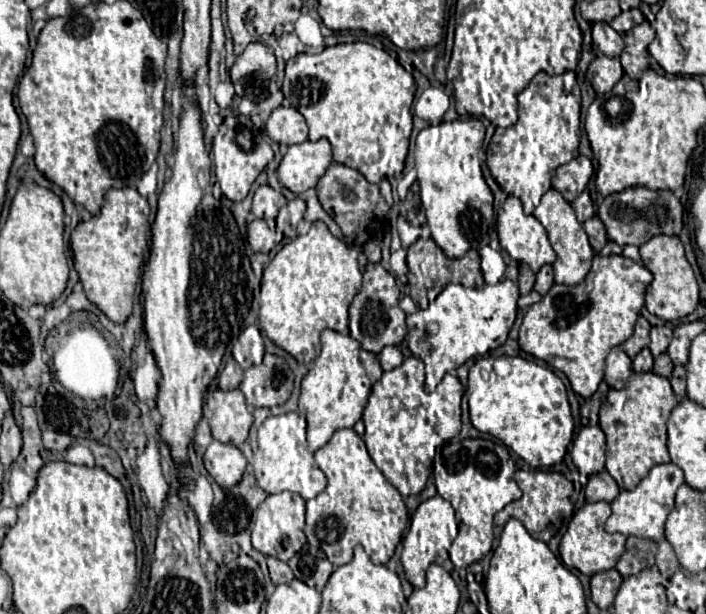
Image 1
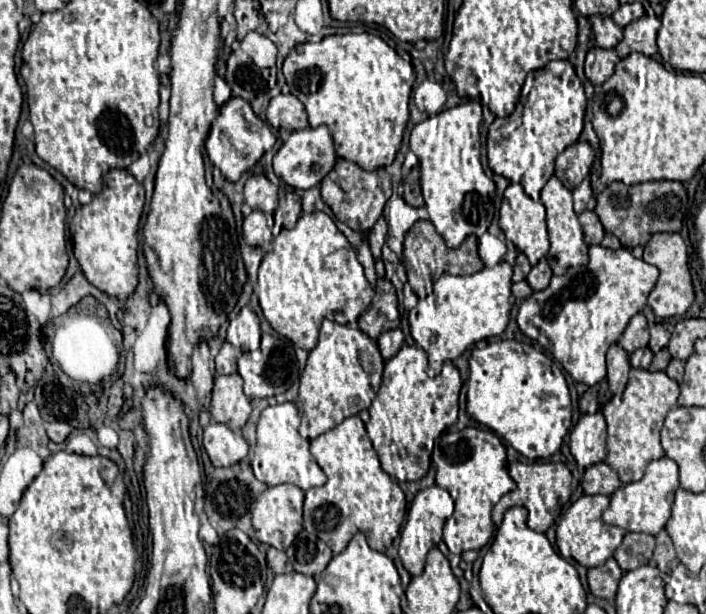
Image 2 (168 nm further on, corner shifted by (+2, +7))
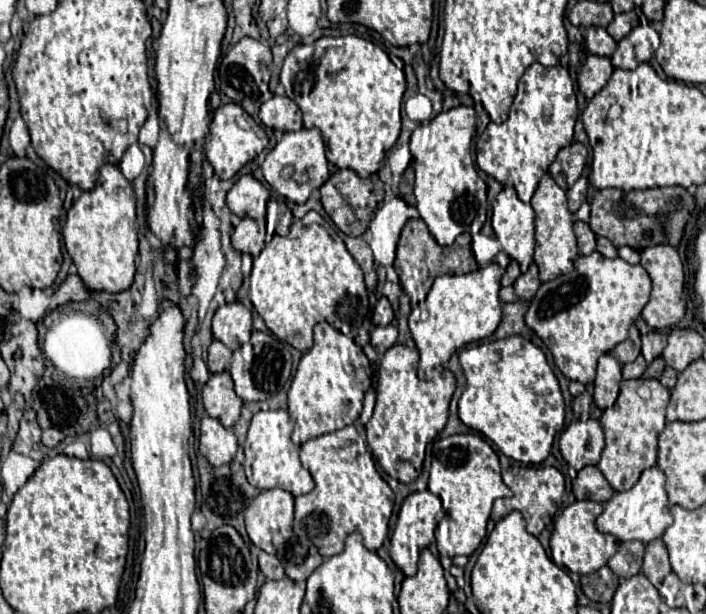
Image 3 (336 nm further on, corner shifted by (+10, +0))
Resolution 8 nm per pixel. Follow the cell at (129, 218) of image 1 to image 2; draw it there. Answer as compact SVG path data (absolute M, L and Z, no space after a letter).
M111 169L105 175L103 191L93 195L89 205L79 207L69 225L73 235L73 253L85 279L109 297L127 299L137 287L137 233L143 205L143 185L127 169Z

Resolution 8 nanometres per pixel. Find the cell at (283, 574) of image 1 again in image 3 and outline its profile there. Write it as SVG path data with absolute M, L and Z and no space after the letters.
M259 552L259 570L263 572L263 576L267 580L279 580L285 576L281 562L277 560L277 556L271 556L267 552Z

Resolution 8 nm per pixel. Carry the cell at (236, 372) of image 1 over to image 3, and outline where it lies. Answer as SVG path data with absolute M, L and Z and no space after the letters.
M213 340L209 346L209 354L207 354L209 372L215 374L215 372L227 370L229 362L231 362L231 350L225 344L221 344L219 340Z

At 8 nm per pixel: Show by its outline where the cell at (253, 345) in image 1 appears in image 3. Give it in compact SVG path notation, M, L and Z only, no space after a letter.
M231 302L217 308L213 316L213 336L227 348L235 350L249 342L251 330L251 312L241 302Z

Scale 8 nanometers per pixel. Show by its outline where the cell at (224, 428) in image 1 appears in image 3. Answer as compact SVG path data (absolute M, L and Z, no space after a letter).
M229 372L211 374L207 384L203 386L201 396L203 406L211 418L217 418L225 428L231 428L237 422L243 400L237 398Z

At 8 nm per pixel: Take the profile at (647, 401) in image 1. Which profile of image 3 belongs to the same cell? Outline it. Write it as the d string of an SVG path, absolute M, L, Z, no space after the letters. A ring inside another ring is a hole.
M623 380L619 398L611 408L601 414L601 426L605 430L605 450L597 464L607 482L617 490L629 490L643 470L657 462L657 436L665 428L665 408L669 404L669 390L659 380ZM647 382L651 398L643 400L637 394L639 384Z

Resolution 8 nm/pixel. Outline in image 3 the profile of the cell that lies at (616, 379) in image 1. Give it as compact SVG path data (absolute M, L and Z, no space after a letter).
M603 354L599 358L597 376L593 382L595 384L593 400L597 408L605 410L615 404L617 394L619 394L619 382L621 382L621 364L611 354Z

